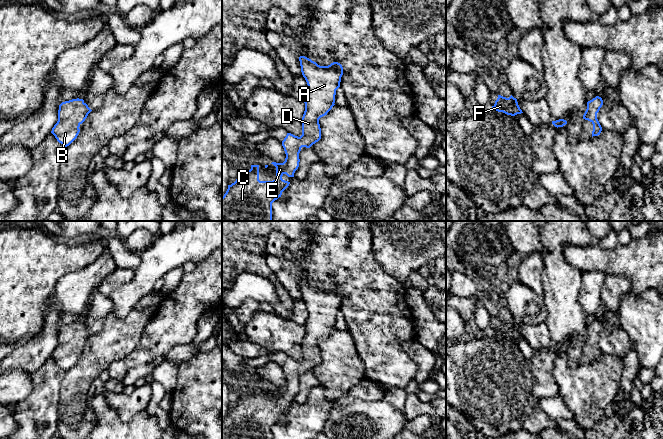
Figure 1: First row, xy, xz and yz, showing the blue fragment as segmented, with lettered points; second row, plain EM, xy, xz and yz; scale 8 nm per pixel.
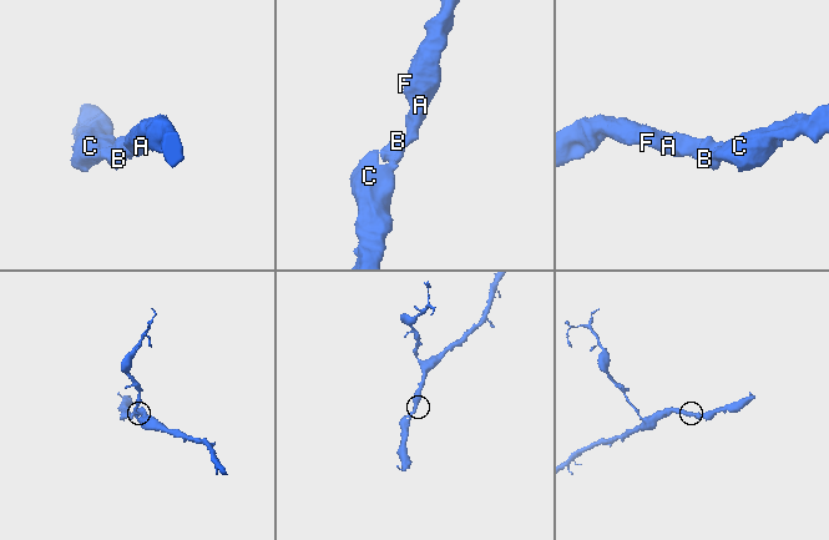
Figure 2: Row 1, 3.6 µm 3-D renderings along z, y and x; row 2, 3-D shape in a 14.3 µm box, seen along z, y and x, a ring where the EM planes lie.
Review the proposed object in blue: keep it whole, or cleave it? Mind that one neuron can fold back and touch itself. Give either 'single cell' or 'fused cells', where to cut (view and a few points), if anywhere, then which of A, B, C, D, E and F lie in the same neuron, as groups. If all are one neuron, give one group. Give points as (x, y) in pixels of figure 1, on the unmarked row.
single cell; cut none; groups A B C D E F

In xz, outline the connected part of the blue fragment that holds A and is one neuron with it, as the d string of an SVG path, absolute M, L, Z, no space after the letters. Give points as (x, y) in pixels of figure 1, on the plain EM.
M299 281L301 296L308 309L308 319L304 325L305 335L302 341L302 359L300 361L287 357L282 365L286 382L283 387L272 386L276 391L276 403L273 405L259 404L259 389L251 389L251 393L237 401L236 405L228 409L228 413L222 421L222 439L272 439L272 427L281 421L282 416L289 410L290 406L282 403L286 398L294 401L299 391L299 377L302 371L310 372L321 363L321 352L319 343L332 333L335 329L336 314L340 311L343 291L338 286L328 290L320 290L311 283Z

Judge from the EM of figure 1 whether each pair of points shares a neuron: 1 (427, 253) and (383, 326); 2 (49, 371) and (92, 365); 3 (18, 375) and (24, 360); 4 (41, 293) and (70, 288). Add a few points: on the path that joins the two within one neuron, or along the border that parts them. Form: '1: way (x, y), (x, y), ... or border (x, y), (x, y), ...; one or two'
1: border (388, 273), (394, 276), (406, 288); two
2: border (66, 371), (61, 382), (59, 394); two
3: border (10, 368), (21, 367), (30, 372); two
4: border (68, 273), (58, 281), (42, 312); two

